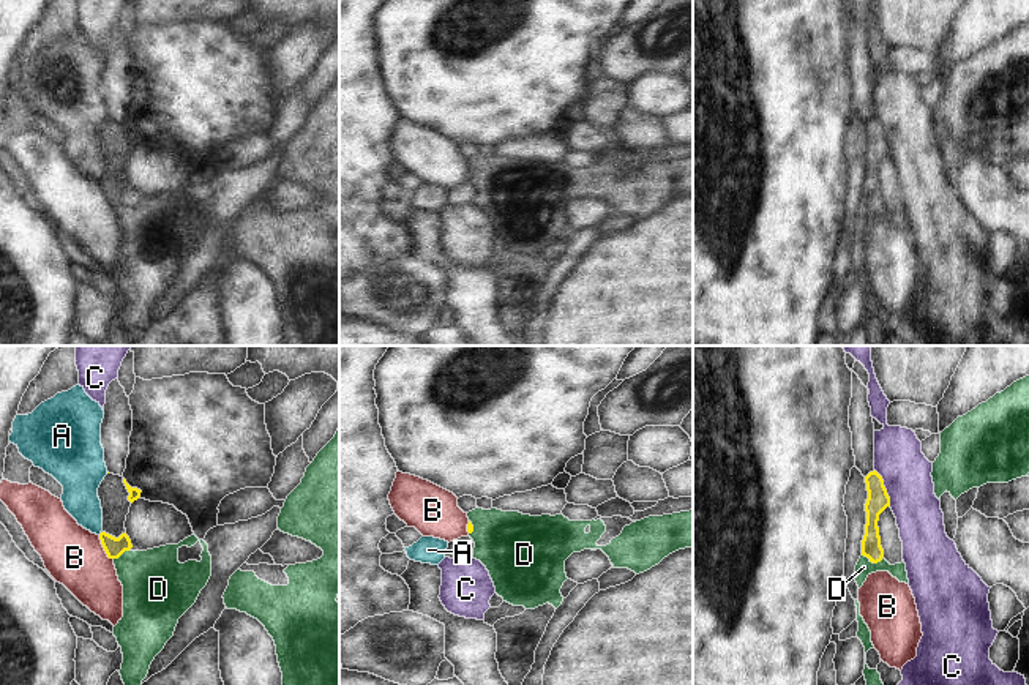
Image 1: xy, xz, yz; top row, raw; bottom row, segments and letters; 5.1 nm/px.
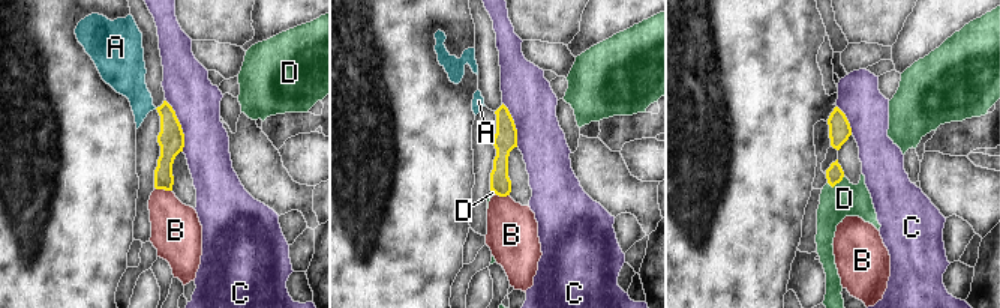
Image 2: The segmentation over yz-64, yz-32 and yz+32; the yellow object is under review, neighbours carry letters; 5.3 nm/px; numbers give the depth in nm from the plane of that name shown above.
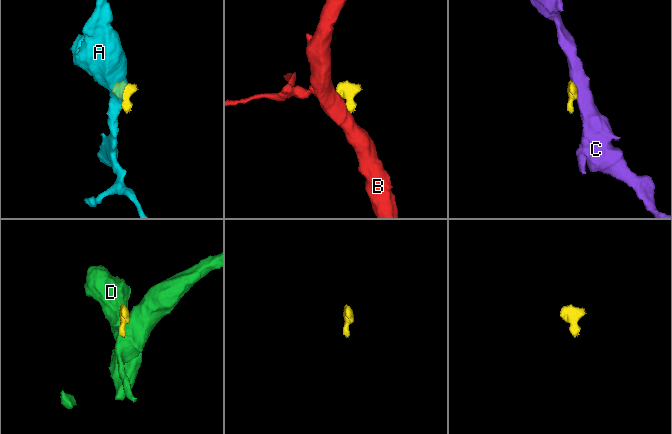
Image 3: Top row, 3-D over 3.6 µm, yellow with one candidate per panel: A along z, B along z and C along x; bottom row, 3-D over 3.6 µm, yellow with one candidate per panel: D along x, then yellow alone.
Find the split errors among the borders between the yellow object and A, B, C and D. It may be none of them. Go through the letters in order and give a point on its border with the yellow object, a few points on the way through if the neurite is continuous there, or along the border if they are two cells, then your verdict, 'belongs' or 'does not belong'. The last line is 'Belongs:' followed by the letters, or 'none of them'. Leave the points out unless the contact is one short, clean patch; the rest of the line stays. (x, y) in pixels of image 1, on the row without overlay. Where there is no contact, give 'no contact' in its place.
A: no contact; does not belong
B: contact xy (103, 193); border xy (98, 182), (104, 199), (112, 205); does not belong
C: contact yz (884, 134); border yz (875, 116), (883, 127), (890, 152); does not belong
D: contact yz (873, 209); way yz (871, 194), (873, 209), (864, 213); belongs
Belongs: D

